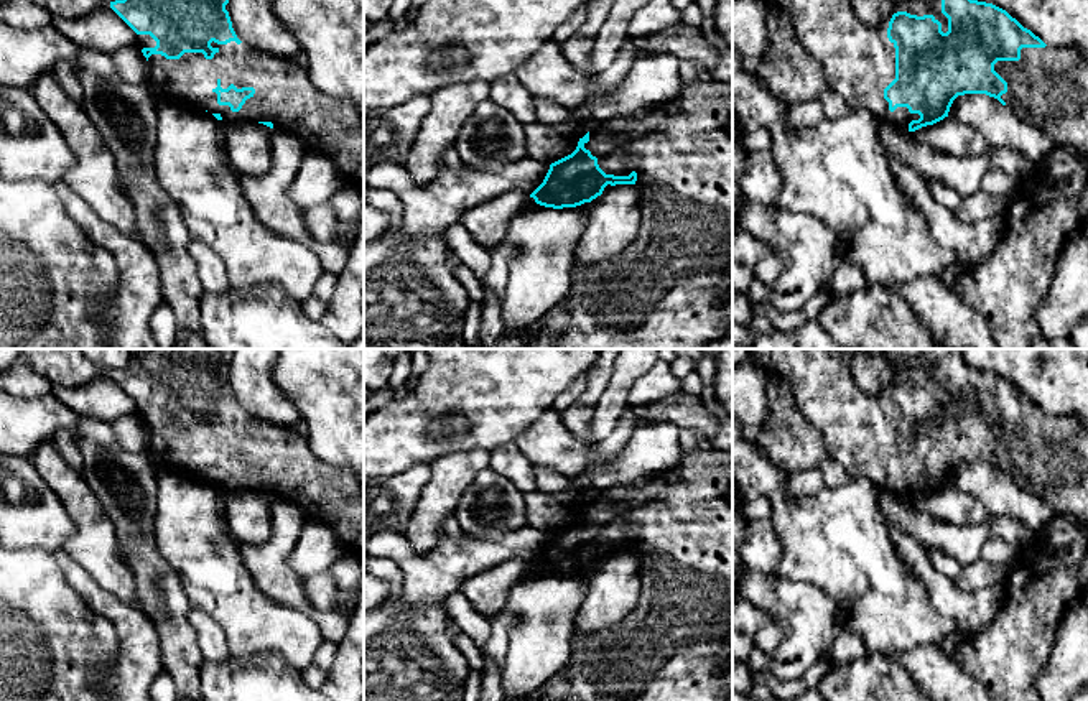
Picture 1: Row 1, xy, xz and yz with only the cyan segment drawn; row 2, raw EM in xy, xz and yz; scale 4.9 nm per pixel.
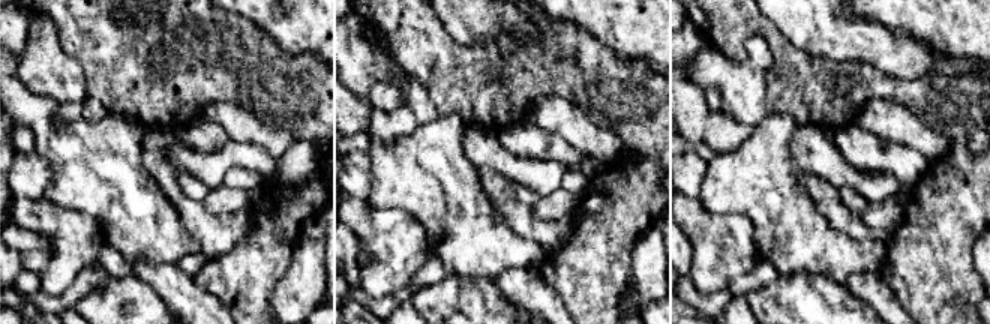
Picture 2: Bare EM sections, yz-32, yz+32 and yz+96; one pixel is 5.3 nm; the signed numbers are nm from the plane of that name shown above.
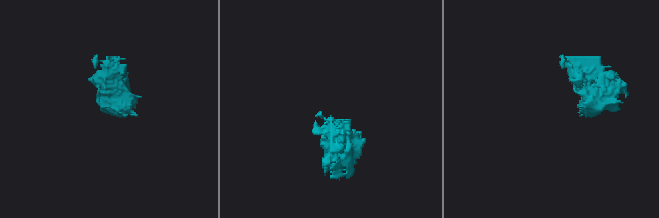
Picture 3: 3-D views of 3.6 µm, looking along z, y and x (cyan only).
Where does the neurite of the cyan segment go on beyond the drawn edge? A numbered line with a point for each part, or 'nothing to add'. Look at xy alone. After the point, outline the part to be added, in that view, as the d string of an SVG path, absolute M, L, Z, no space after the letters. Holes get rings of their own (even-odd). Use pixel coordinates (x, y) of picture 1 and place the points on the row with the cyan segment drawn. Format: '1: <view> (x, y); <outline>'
1: xy (283, 94); M230 41L227 44L211 43L219 51L212 59L206 59L202 53L184 53L179 59L166 59L161 54L151 54L148 58L146 86L158 97L171 97L189 102L199 110L219 114L221 122L272 122L273 128L295 133L308 150L328 155L347 181L356 183L364 191L364 115L356 109L351 100L334 99L321 92L311 81L306 64L301 58L283 59L253 49L244 43L237 44ZM234 84L237 89L253 87L255 94L245 100L239 112L232 112L229 105L217 104L217 94L214 89L221 86L227 89Z

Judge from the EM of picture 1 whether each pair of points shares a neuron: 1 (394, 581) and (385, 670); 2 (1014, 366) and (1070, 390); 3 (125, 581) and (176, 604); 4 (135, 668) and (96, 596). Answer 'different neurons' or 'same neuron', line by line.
1: different neurons
2: same neuron
3: different neurons
4: same neuron

